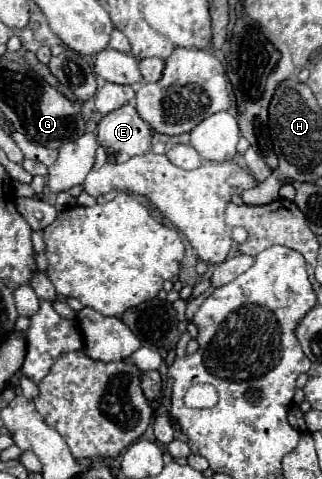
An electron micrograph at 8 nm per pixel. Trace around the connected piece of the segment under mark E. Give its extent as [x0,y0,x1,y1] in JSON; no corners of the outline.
[96,103,152,163]

